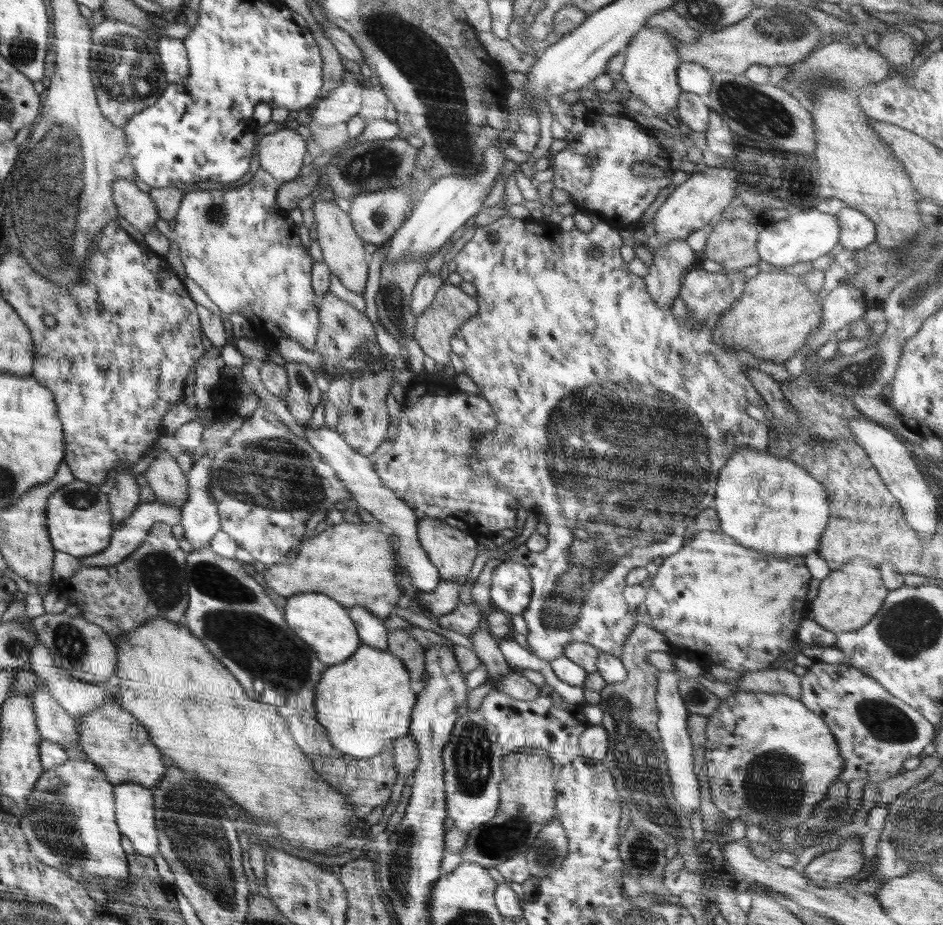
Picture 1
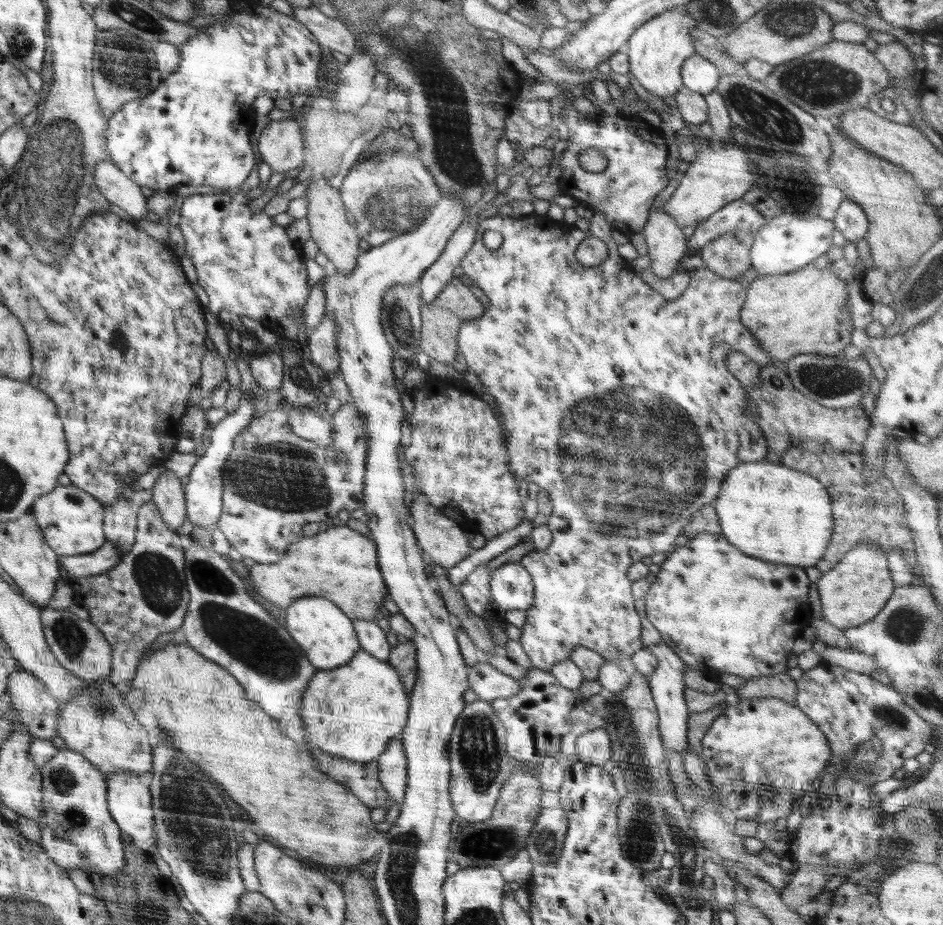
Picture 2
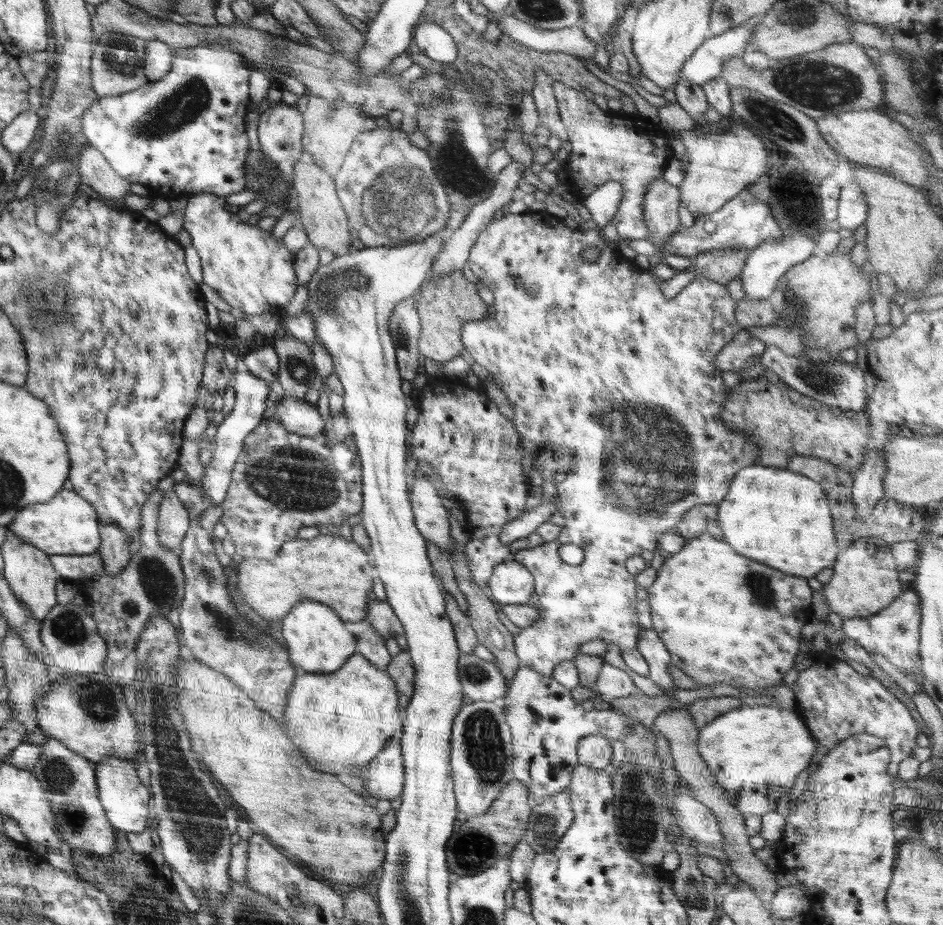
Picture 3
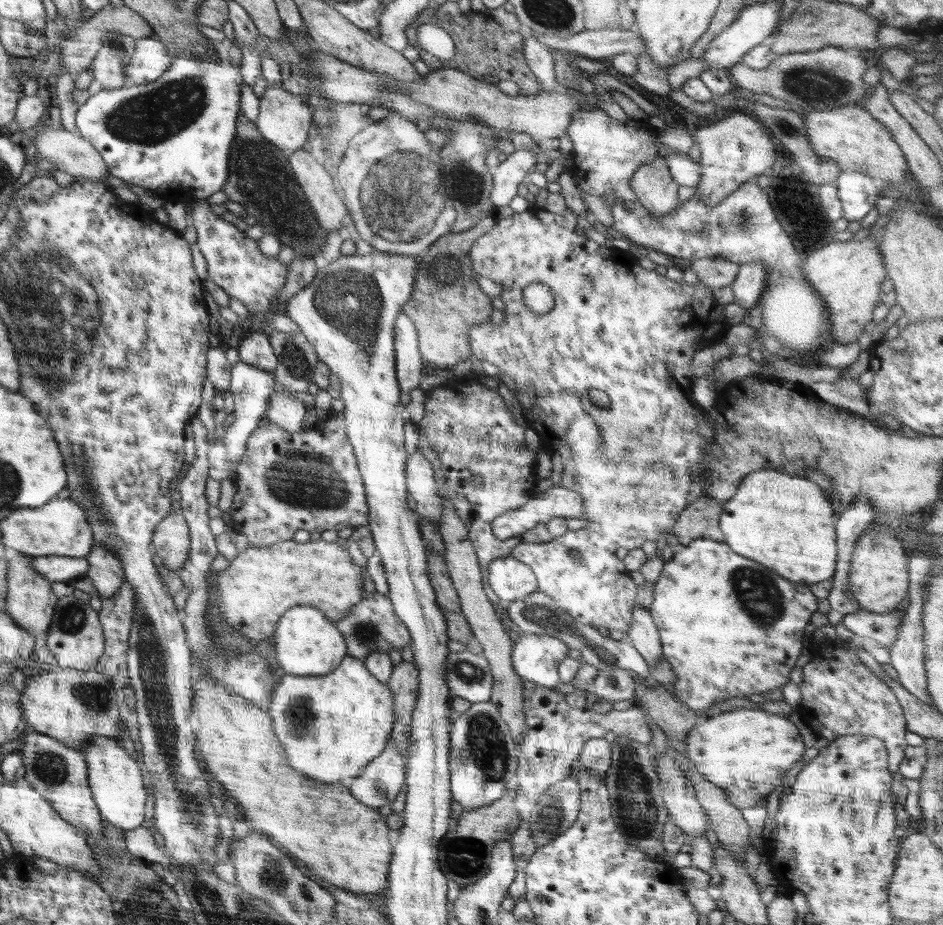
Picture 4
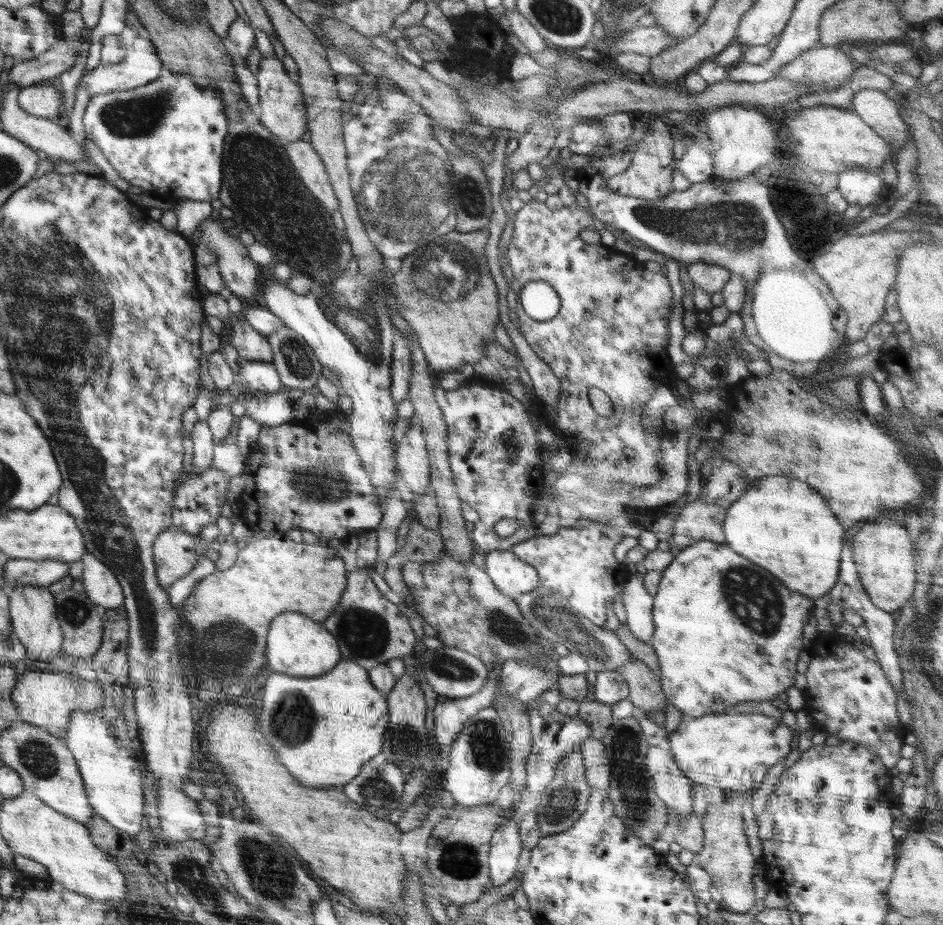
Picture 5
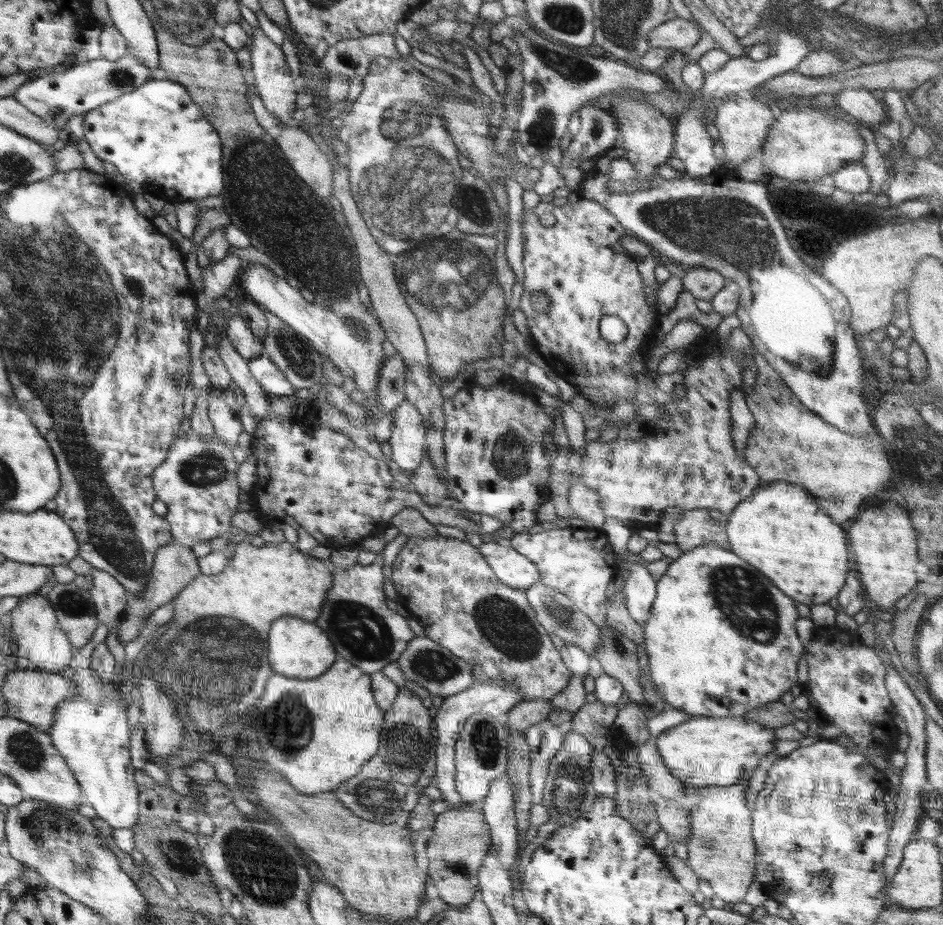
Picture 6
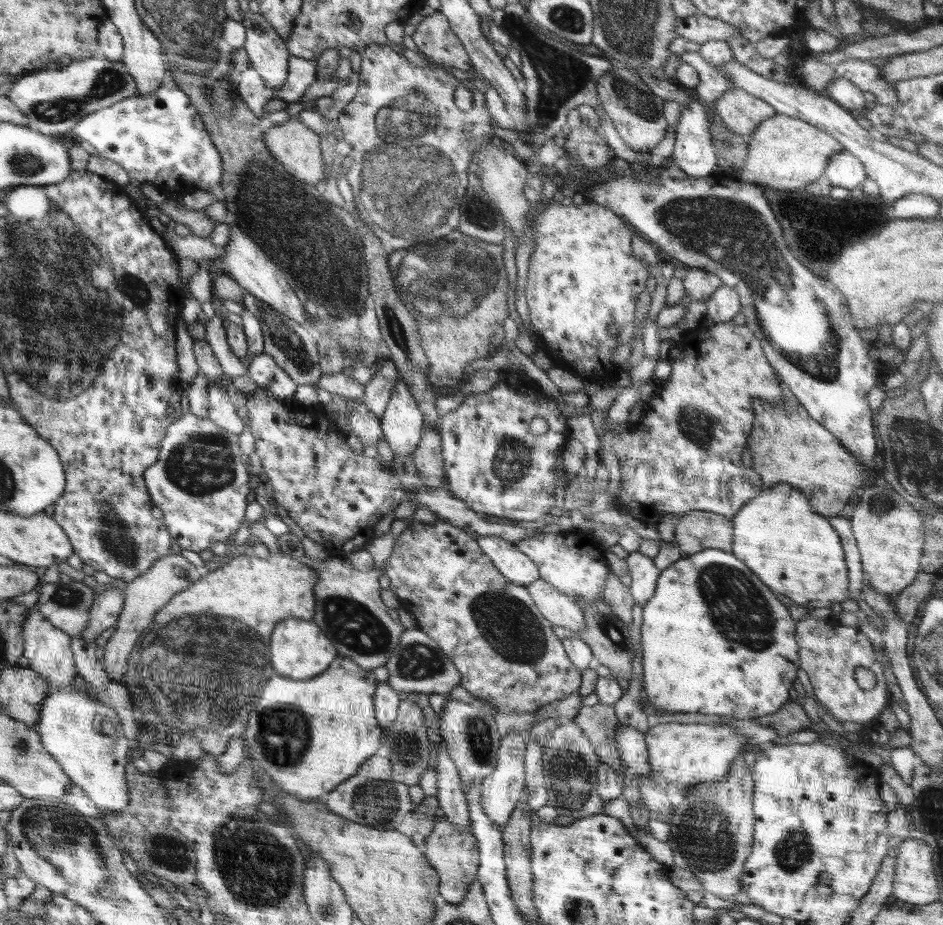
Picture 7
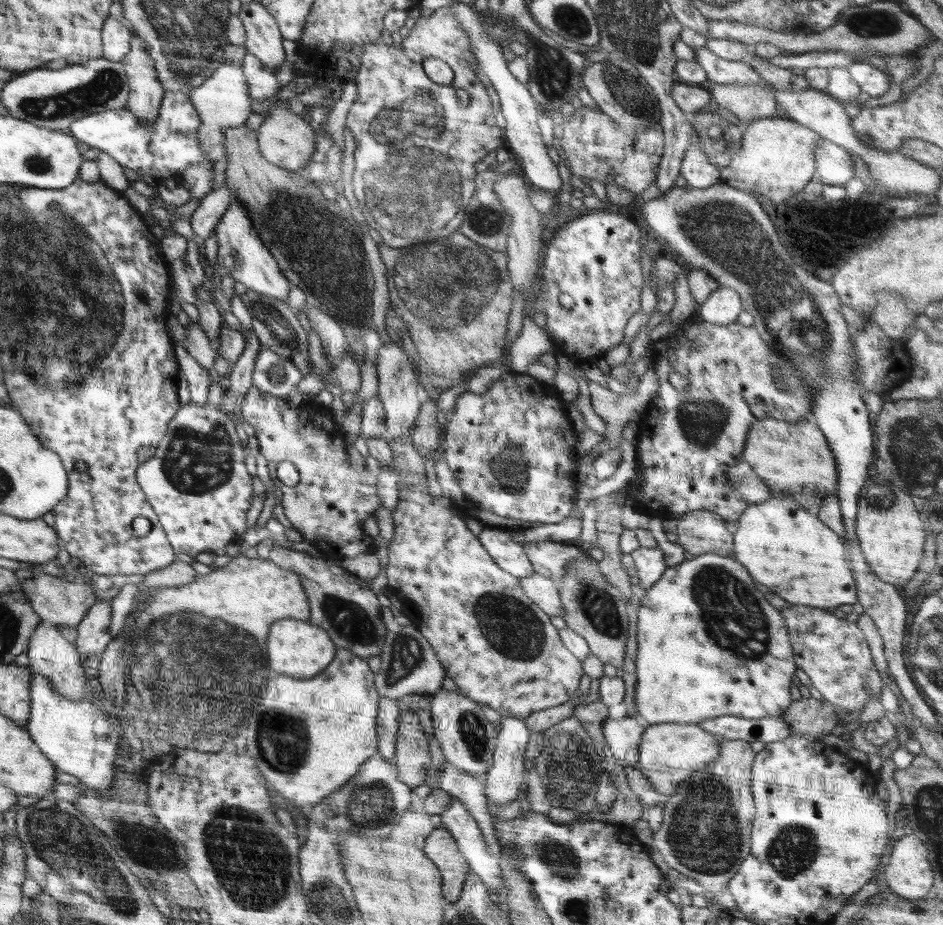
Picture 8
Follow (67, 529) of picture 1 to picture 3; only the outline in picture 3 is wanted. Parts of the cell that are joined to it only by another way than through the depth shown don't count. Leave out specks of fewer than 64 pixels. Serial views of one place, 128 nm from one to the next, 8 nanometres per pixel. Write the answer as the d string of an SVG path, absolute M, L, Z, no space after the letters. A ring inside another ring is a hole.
M62 489L58 496L53 496L44 504L32 504L30 508L22 508L7 528L50 556L83 555L96 552L101 546L100 516L97 509L92 502L73 490Z

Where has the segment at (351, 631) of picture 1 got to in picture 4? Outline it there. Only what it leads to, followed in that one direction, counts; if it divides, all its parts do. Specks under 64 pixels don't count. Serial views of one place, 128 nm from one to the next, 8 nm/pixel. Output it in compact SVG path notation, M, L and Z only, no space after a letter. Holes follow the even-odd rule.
M308 604L287 610L276 624L276 632L273 635L275 664L282 672L286 672L286 675L324 675L338 668L342 659L348 655L342 632L335 628L334 622L330 621L320 609Z

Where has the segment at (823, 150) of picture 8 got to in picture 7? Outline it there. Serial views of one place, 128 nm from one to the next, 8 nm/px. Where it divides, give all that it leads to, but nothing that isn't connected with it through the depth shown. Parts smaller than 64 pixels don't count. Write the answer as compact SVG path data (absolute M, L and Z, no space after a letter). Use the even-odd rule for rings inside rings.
M846 150L831 157L830 163L824 170L824 175L832 186L841 186L842 188L848 188L848 190L852 190L856 186L862 186L862 182L867 177L862 162Z

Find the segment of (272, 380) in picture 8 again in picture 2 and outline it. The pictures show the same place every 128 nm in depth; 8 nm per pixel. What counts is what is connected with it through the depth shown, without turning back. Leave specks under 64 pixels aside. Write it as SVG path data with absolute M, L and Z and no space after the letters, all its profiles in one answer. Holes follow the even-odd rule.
M242 394L239 407L232 414L227 413L216 426L213 426L210 446L206 448L204 454L198 456L198 461L192 467L192 471L187 475L184 483L186 518L190 520L193 527L204 528L208 532L217 528L218 518L220 518L223 509L224 482L222 482L222 469L226 465L226 459L228 459L230 451L234 448L234 437L252 423L256 414L250 394Z

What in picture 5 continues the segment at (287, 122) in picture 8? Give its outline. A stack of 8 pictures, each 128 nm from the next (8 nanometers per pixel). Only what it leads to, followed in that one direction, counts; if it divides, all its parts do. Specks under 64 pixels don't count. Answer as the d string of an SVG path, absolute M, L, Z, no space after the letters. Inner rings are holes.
M304 140L284 142L284 148L302 182L306 184L306 188L314 198L326 208L328 213L334 214L339 211L338 198L334 194L324 163L321 162L311 144Z

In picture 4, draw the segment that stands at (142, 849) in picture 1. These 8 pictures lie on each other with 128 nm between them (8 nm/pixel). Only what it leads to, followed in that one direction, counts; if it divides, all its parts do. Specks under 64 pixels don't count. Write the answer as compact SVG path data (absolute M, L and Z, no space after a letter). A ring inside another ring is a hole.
M96 736L86 748L82 748L89 765L89 786L93 792L101 815L113 827L123 828L124 831L134 830L144 822L144 808L148 791L142 784L140 770L136 762L124 752L124 747L118 746L118 740Z

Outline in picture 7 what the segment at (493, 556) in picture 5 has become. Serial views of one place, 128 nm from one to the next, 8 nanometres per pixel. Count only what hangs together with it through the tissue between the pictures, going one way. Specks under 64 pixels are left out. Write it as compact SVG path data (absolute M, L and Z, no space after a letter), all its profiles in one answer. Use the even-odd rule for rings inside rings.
M476 537L478 546L491 564L514 585L526 586L540 579L537 565L534 561L518 550L514 543L506 542L502 537Z

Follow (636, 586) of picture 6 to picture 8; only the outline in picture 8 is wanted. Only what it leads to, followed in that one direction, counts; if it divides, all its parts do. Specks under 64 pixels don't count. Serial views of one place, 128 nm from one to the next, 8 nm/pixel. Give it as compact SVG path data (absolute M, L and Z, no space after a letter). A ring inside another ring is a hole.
M639 546L631 552L637 569L640 588L648 591L667 570L660 547L646 548Z

